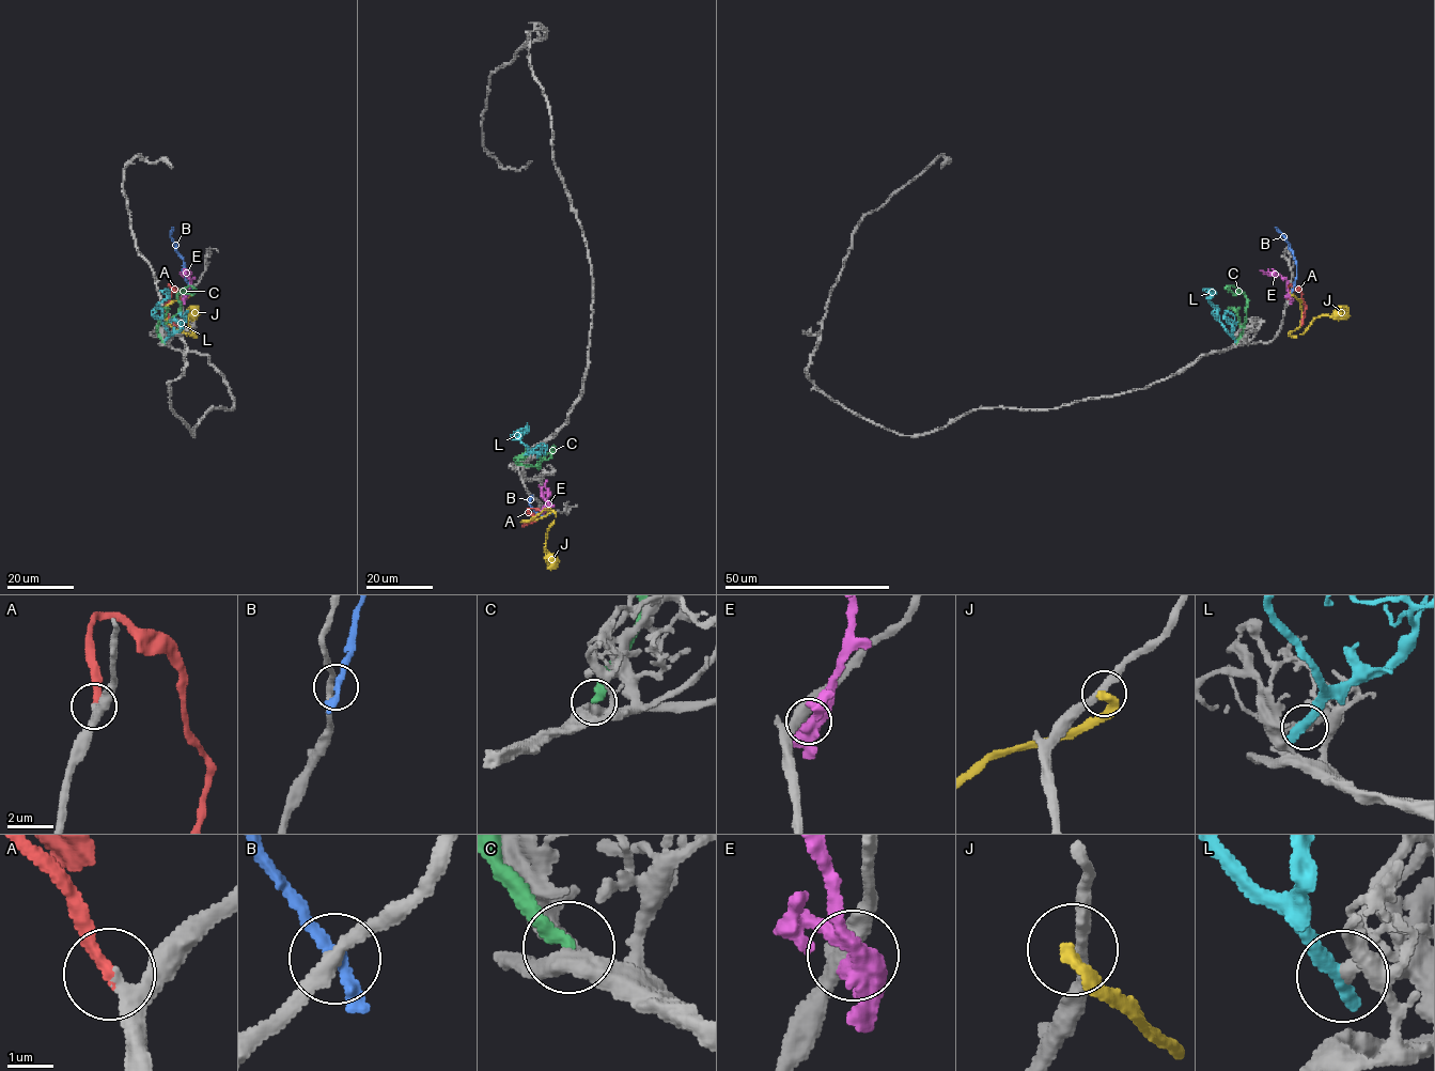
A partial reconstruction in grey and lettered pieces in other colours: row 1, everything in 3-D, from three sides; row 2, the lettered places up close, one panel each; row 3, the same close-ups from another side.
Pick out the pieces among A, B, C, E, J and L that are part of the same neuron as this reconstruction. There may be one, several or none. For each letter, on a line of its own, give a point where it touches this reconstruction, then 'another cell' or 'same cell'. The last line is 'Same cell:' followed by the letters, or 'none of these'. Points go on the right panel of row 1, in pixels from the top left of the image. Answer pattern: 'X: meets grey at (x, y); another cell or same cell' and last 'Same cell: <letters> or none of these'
A: meets grey at (1289, 297); same cell
B: meets grey at (1292, 288); another cell
C: meets grey at (1236, 343); another cell
E: meets grey at (1290, 298); another cell
J: meets grey at (1291, 292); another cell
L: meets grey at (1235, 339); another cell
Same cell: A

